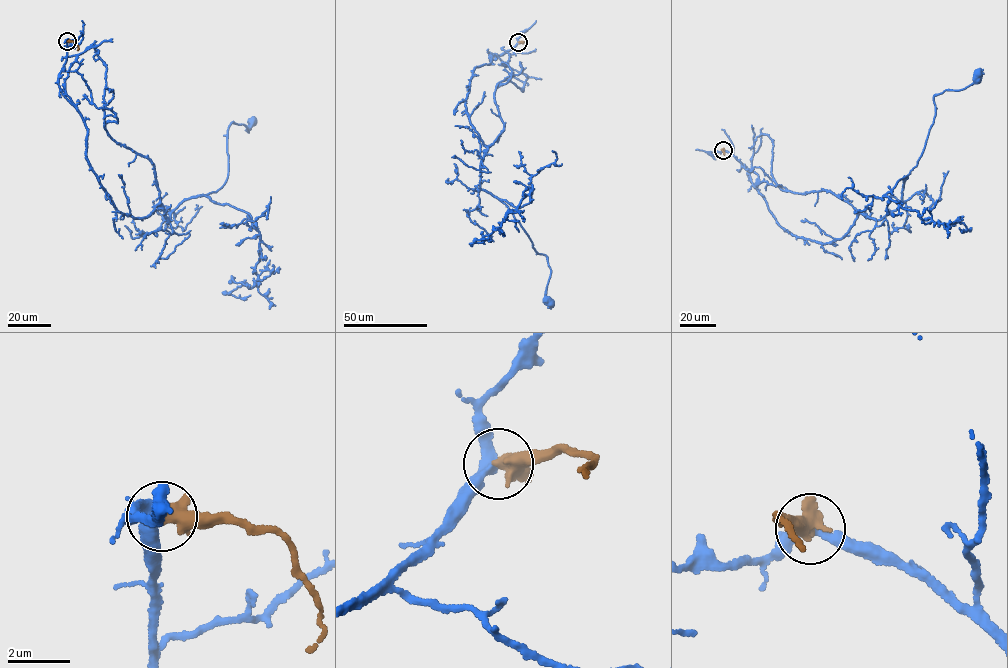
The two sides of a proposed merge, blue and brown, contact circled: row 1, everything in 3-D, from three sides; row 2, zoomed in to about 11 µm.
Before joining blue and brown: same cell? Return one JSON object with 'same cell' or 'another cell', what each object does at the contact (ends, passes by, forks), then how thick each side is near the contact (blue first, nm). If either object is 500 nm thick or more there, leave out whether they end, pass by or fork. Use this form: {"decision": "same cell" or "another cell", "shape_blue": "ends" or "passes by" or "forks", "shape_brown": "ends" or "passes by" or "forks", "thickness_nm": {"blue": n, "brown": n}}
{"decision": "same cell", "thickness_nm": {"blue": 360, "brown": 600}}

